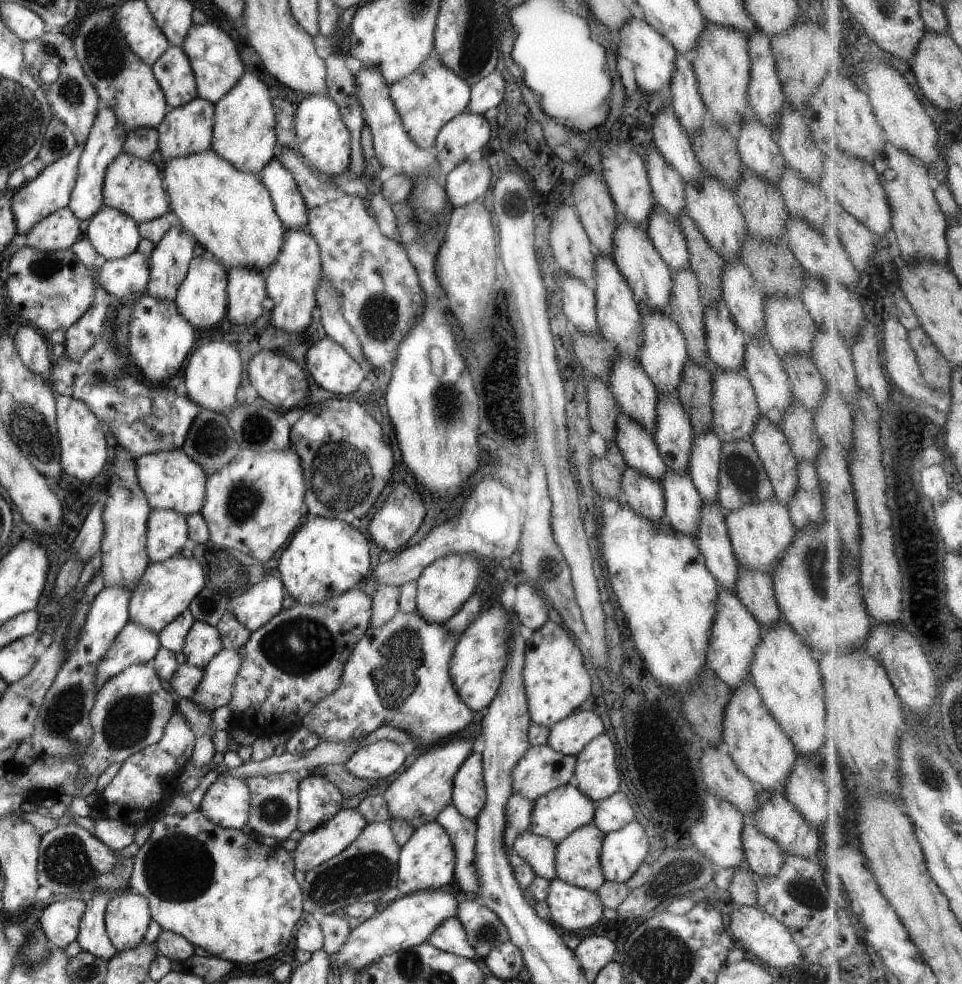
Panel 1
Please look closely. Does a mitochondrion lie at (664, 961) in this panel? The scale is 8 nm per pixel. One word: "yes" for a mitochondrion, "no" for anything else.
yes

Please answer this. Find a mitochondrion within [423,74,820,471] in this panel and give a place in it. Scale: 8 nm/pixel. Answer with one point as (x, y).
(446, 398)

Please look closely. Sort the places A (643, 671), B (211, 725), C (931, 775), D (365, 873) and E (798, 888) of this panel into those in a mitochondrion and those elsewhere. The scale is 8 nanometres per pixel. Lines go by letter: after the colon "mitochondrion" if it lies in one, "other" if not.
A: other
B: other
C: mitochondrion
D: mitochondrion
E: mitochondrion

